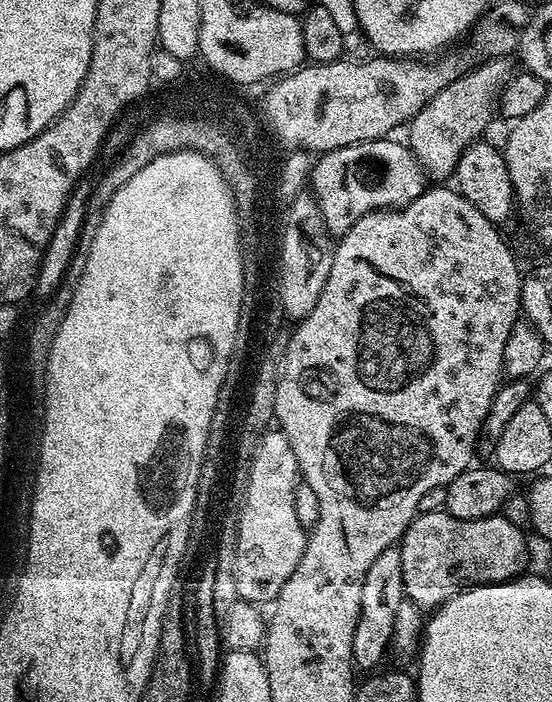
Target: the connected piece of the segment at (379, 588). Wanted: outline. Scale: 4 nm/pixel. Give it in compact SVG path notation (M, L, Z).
M393 546L382 550L382 554L374 558L370 570L366 570L366 582L362 582L362 606L352 643L352 663L357 669L376 670L381 667L380 659L387 654L388 644L390 648L396 634L398 606L402 606L405 598L402 582L402 554L399 547Z

